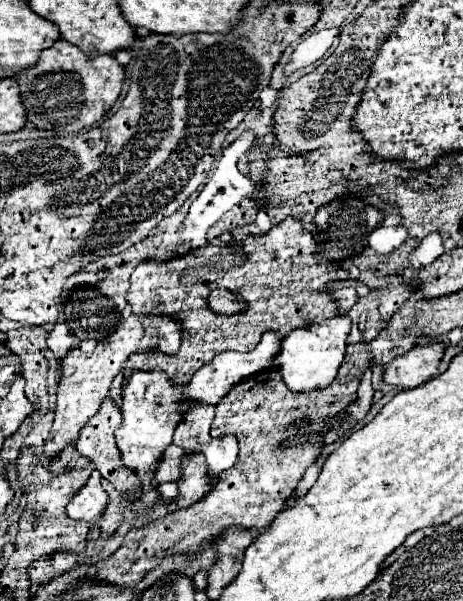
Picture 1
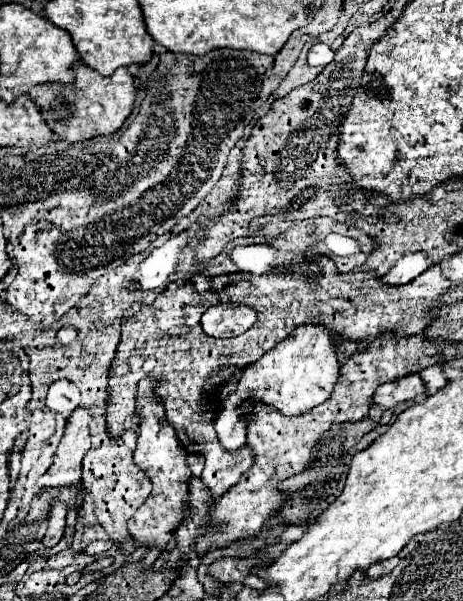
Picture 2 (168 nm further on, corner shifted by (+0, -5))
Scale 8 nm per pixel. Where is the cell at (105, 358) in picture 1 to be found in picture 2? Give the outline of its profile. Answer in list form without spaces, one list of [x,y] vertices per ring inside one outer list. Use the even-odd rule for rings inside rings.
[[[78,407],[68,417],[62,441],[54,453],[54,463],[50,469],[38,479],[40,491],[44,487],[70,487],[82,483],[82,457],[90,449],[88,425],[92,421],[90,407]]]

